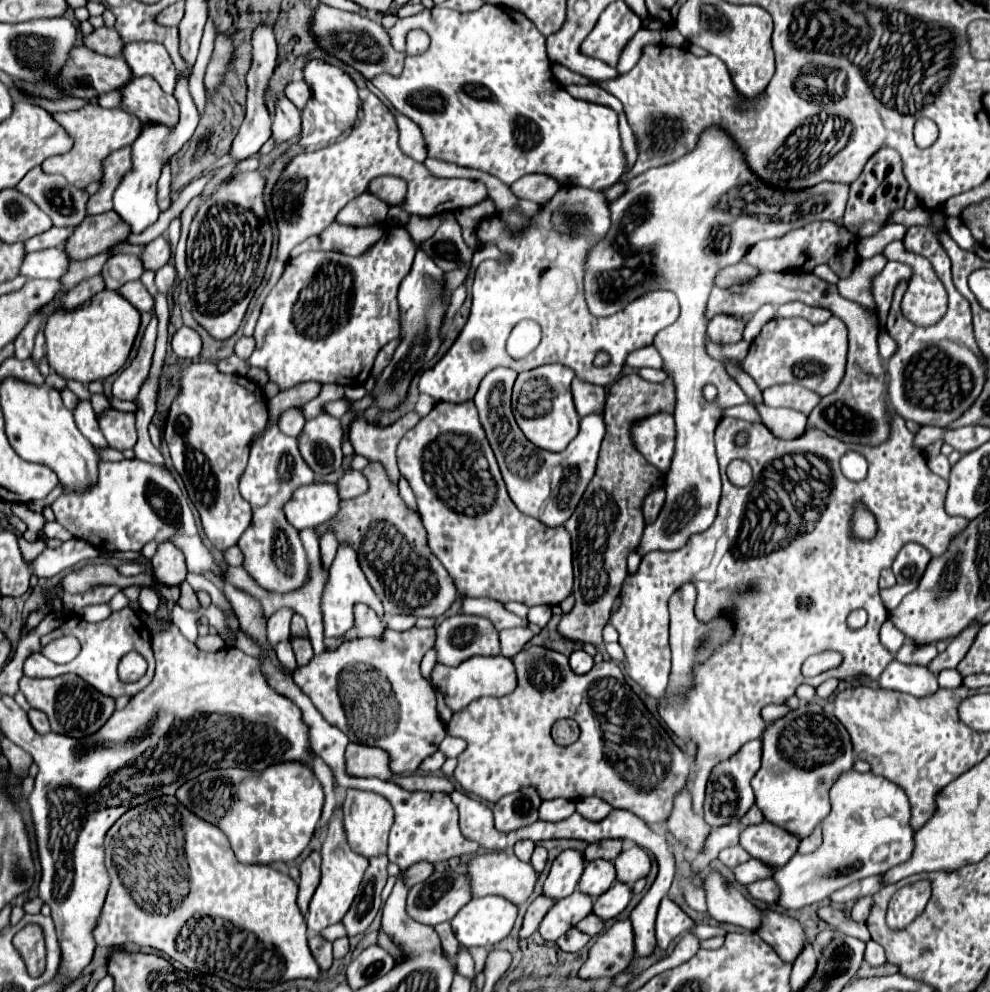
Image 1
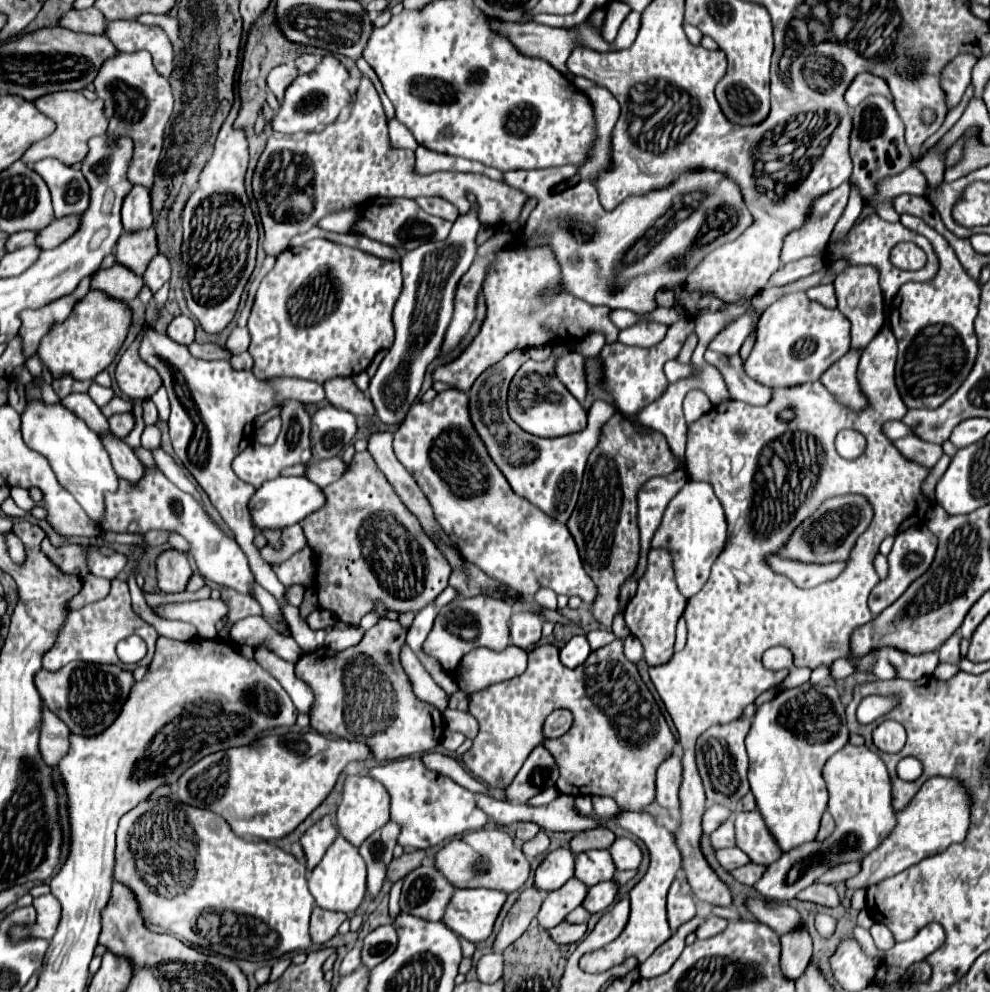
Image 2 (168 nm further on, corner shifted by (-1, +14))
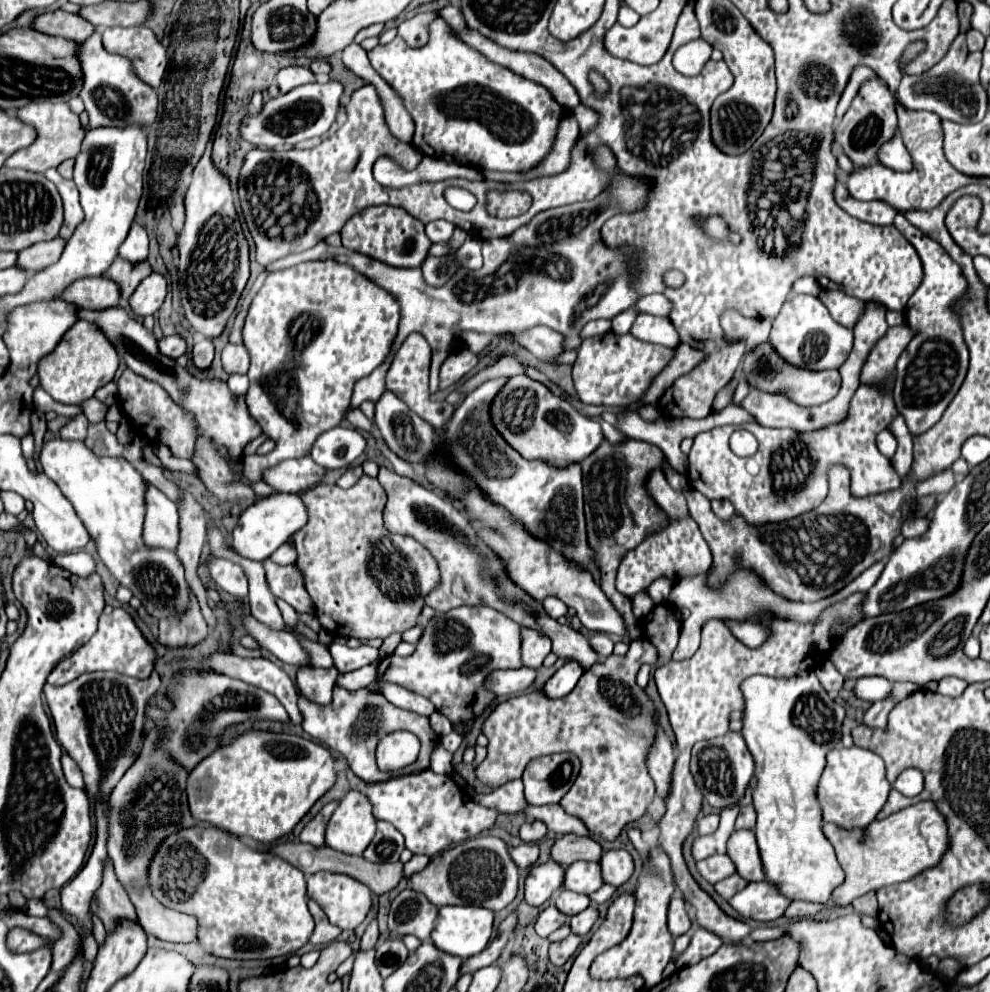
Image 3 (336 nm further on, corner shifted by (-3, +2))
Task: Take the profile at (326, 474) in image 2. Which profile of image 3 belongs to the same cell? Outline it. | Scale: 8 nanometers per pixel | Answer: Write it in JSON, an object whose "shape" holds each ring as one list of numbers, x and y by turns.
{"shape":[[311,457,301,459,287,459,263,471,263,481,271,485,275,491,285,493,299,493,317,485,323,479,325,469,319,467]]}

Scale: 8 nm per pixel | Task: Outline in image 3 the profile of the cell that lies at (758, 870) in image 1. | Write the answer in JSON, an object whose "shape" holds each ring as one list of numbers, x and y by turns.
{"shape":[[711,855,707,859,697,861,695,865,697,865,697,871,701,873,701,877,709,883,721,881,723,877,729,877,731,873,735,873,735,867,727,855]]}

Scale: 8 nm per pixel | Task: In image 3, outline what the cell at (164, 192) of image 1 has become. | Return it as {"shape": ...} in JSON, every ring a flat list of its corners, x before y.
{"shape":[[93,33,83,43,77,45,77,57,83,71,83,89,79,93,85,103,85,111,89,113,89,127,103,125,151,125,157,117,157,93,153,87,143,85,135,73,131,73,131,65,127,65,125,57,107,53,101,45,101,33]]}

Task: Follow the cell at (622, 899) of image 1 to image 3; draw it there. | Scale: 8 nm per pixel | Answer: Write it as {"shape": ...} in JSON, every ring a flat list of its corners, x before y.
{"shape":[[591,905,591,907,587,907,585,911,573,915,573,917,569,919,569,927,571,927,571,931,573,931,575,935,585,935,585,933,589,933,589,929,593,927,595,921,597,921,597,909]]}

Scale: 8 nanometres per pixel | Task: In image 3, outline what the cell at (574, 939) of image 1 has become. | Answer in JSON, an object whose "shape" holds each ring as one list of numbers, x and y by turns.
{"shape":[[569,935,567,939,559,941,559,943,551,943,549,945,549,961,555,965,555,967,561,967,567,963,567,959,577,951,581,939,579,935]]}

